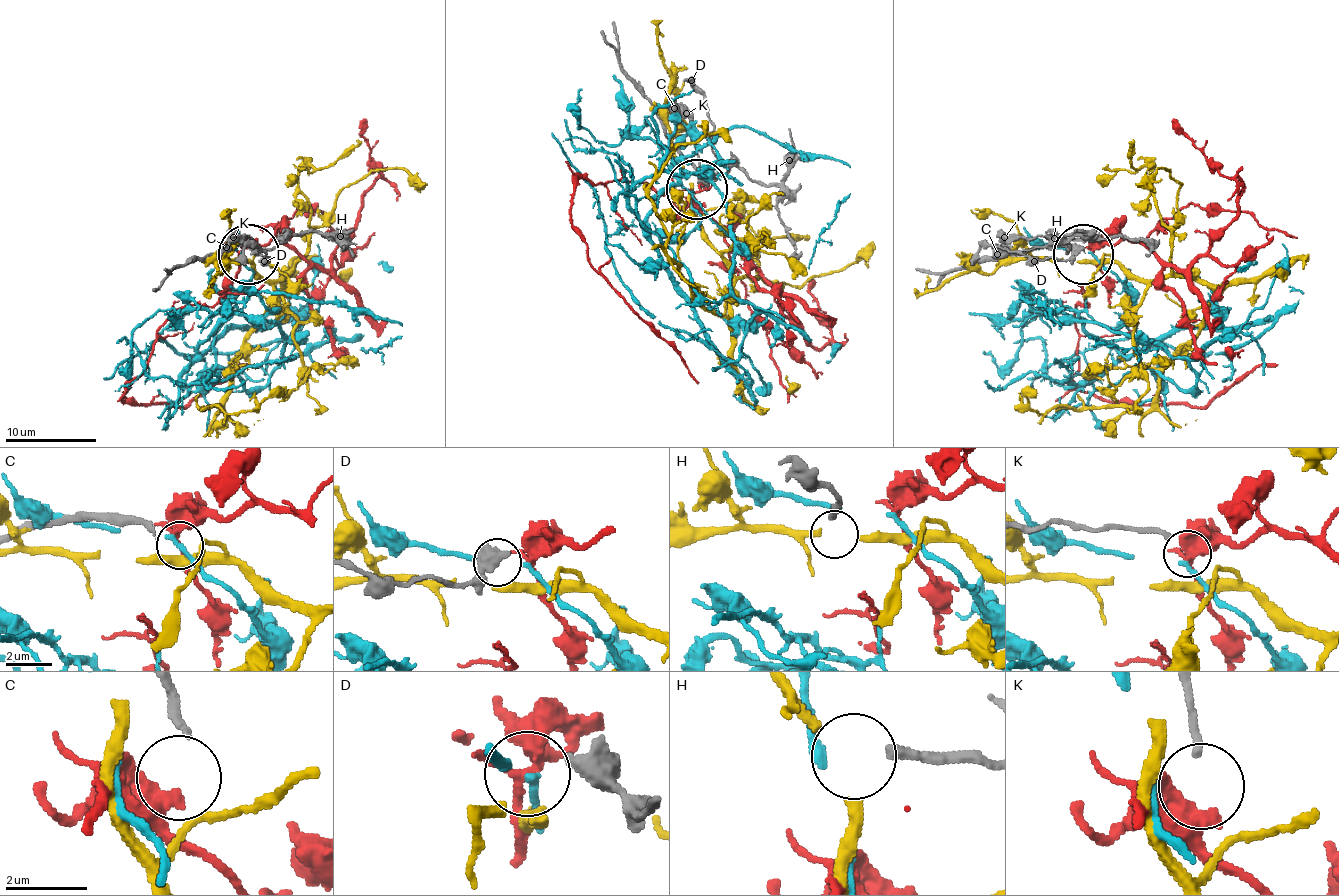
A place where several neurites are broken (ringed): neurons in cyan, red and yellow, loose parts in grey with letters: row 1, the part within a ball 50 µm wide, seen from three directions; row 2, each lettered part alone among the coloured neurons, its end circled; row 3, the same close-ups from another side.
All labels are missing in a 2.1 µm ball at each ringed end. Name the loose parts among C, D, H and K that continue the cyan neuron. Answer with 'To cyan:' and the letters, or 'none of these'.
To cyan: none of these

